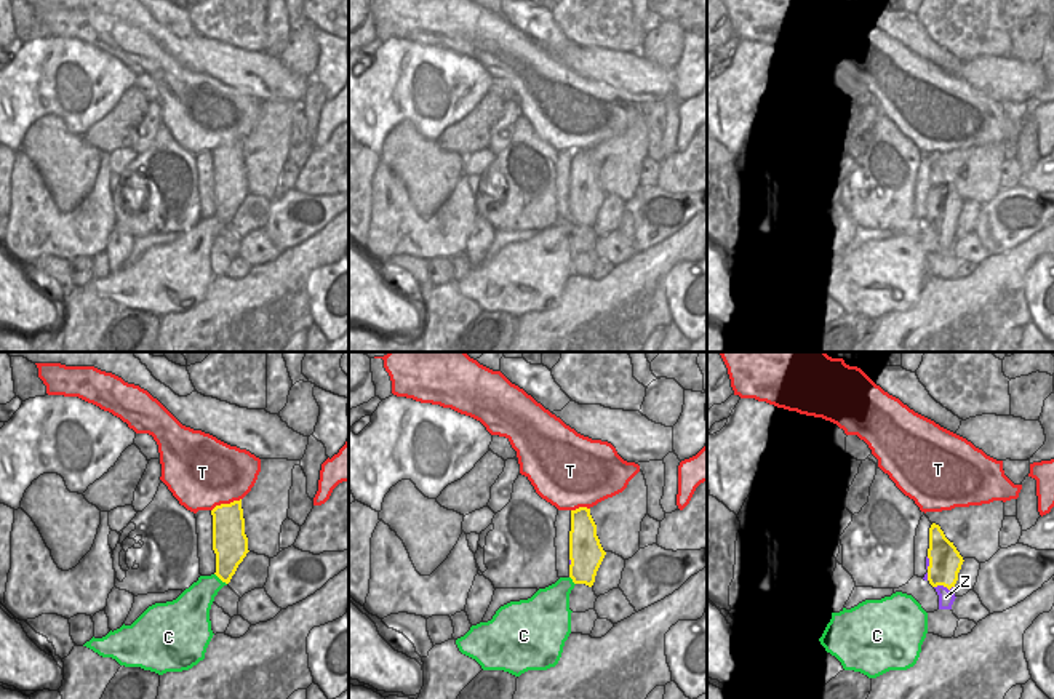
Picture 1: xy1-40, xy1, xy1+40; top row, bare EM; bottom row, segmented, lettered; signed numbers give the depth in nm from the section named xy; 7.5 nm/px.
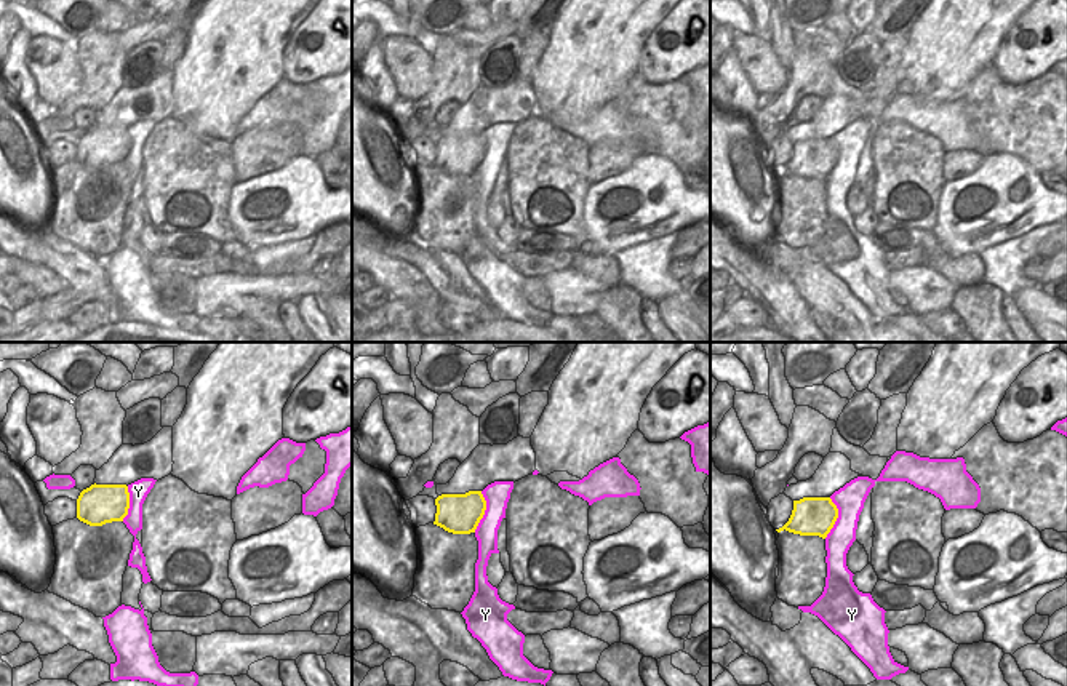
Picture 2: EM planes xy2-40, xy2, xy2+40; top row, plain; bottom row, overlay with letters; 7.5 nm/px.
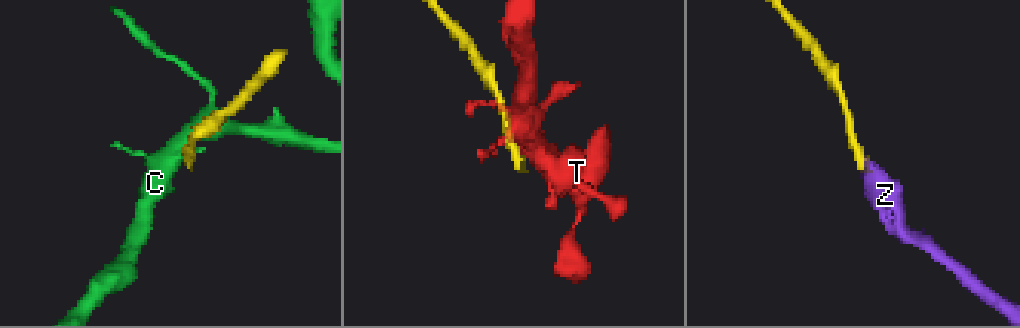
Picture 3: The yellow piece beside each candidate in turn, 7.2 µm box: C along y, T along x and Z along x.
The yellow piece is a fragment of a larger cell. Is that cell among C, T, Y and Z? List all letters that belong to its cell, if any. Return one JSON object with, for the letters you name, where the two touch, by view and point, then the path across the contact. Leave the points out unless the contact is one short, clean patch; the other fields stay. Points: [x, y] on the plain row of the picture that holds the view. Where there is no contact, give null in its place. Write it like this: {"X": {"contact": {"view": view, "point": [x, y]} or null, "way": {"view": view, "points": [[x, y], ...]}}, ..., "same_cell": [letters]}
{"Z": {"contact": {"view": "xy1+40", "point": [944, 227]}, "way": {"view": "xy1+40", "points": [[946, 203], [944, 227], [946, 239]]}}, "same_cell": ["Z"]}

